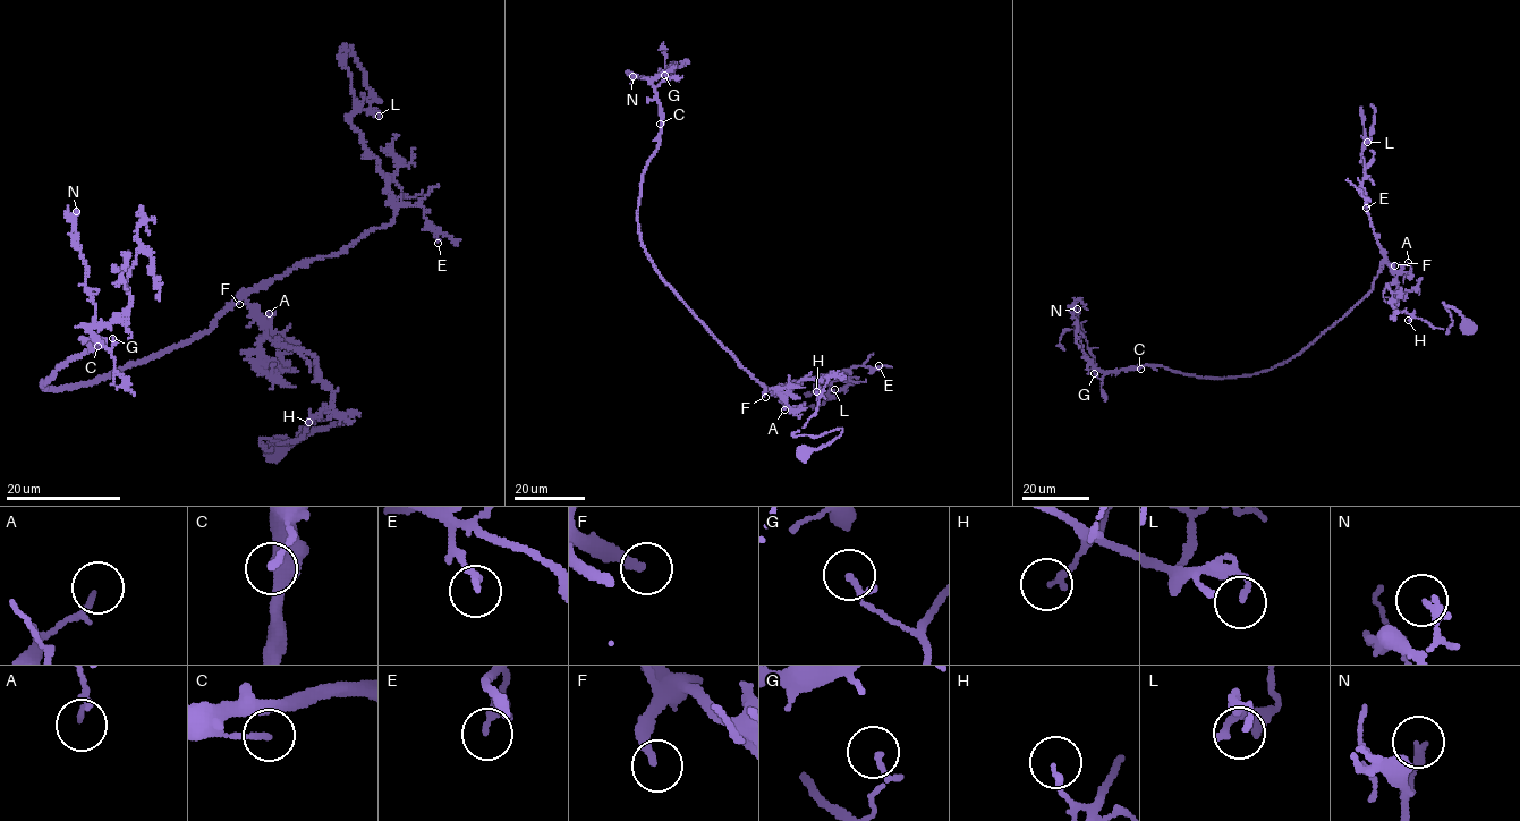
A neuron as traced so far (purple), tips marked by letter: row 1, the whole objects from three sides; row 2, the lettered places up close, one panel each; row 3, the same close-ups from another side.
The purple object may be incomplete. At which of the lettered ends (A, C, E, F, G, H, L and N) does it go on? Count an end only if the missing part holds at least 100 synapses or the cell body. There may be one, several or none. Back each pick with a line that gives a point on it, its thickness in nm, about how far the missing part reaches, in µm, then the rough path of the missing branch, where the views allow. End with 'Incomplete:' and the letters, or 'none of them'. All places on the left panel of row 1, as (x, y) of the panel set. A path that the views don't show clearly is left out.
F: (239, 304) | 240 nm | 40 µm | (239, 304), (229, 307), (215, 264), (172, 220), (161, 174), (156, 175)
Incomplete: F

